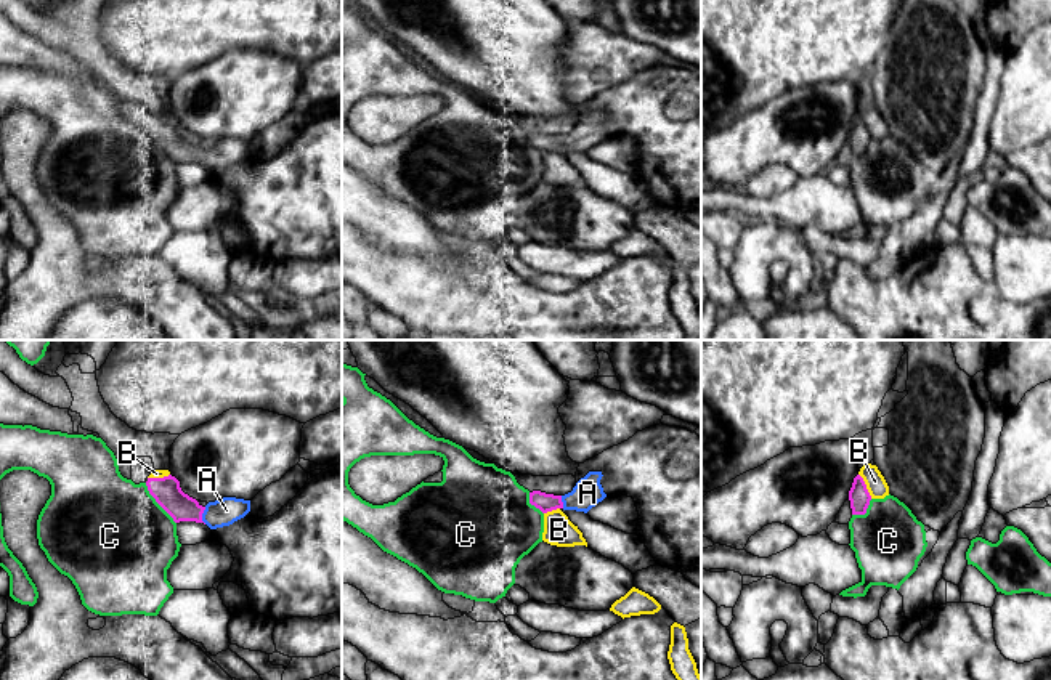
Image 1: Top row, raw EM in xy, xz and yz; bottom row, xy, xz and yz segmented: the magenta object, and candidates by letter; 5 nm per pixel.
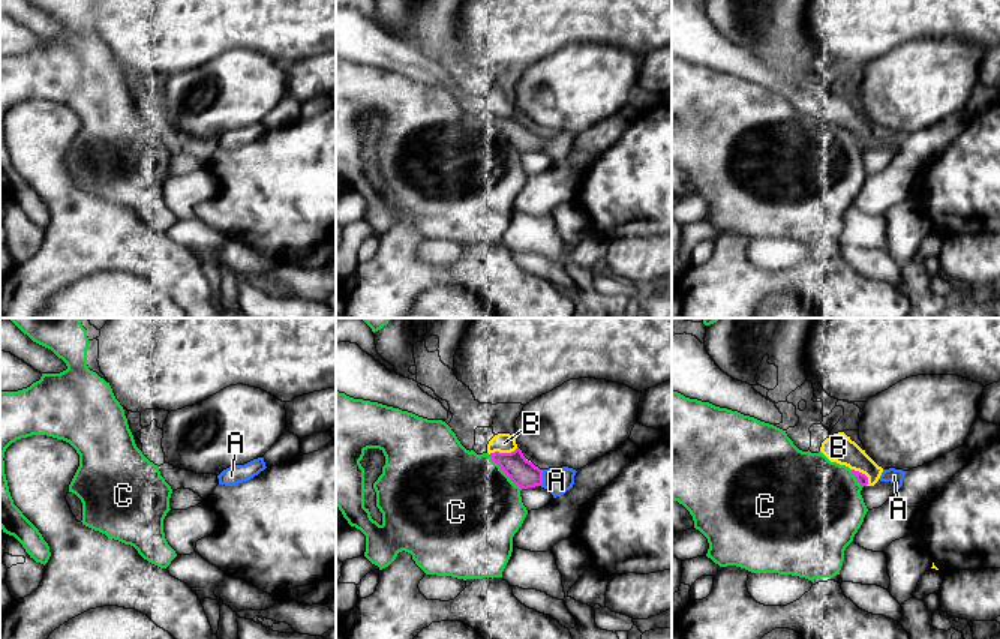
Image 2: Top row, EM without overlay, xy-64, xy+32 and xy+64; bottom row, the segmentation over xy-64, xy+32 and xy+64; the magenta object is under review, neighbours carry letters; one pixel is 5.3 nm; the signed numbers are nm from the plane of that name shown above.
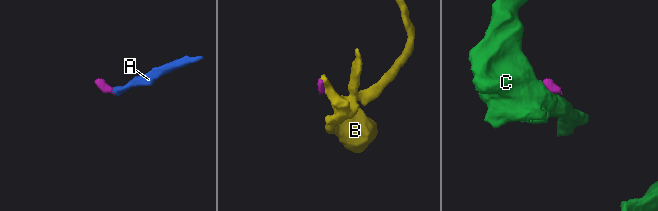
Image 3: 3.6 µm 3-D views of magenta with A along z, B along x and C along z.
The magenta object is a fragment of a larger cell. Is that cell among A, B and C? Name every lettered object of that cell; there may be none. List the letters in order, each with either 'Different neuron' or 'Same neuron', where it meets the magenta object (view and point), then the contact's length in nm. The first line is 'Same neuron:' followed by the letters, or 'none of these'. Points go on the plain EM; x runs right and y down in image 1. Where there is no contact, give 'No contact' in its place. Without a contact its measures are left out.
Same neuron: A
A: Same neuron. Touches magenta at xy (201, 156). Shared border 90 nm
B: Different neuron. Touches magenta at yz (865, 127). Shared border 140 nm
C: Different neuron. Touches magenta at xy (158, 143). Shared border 260 nm

